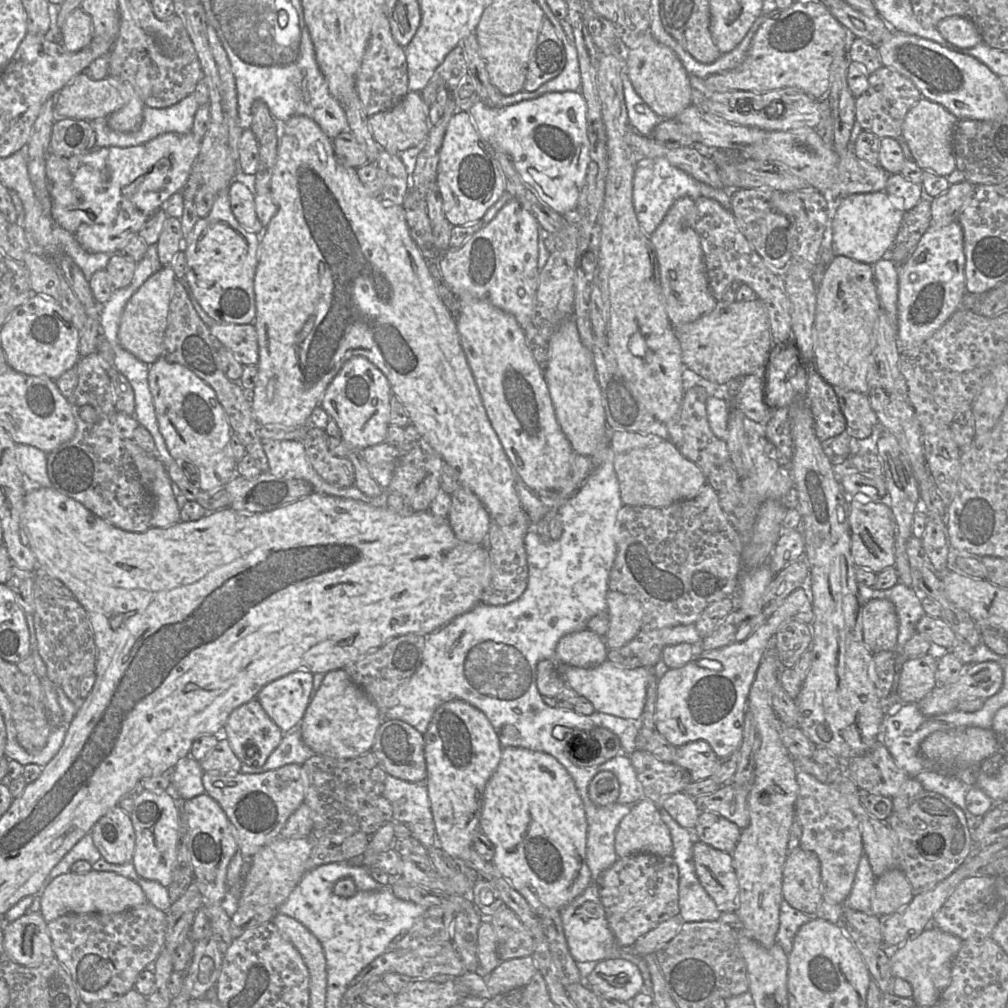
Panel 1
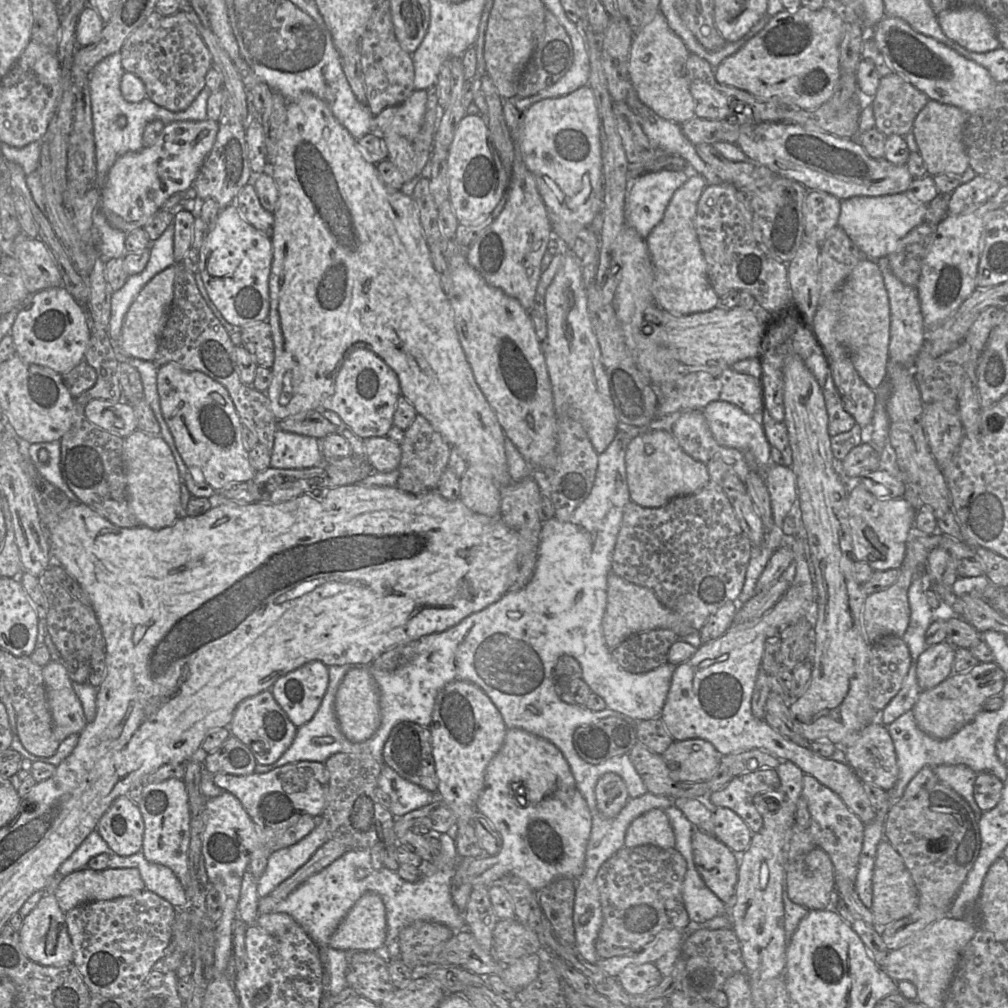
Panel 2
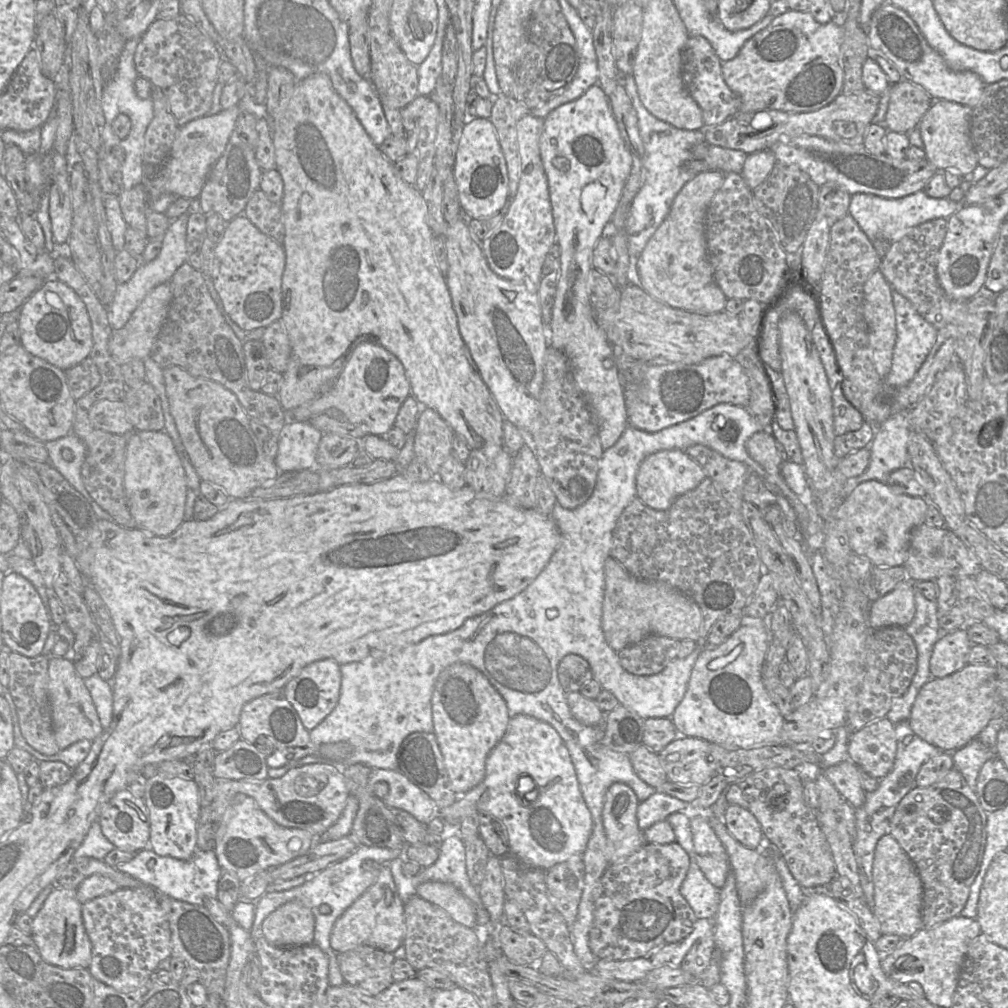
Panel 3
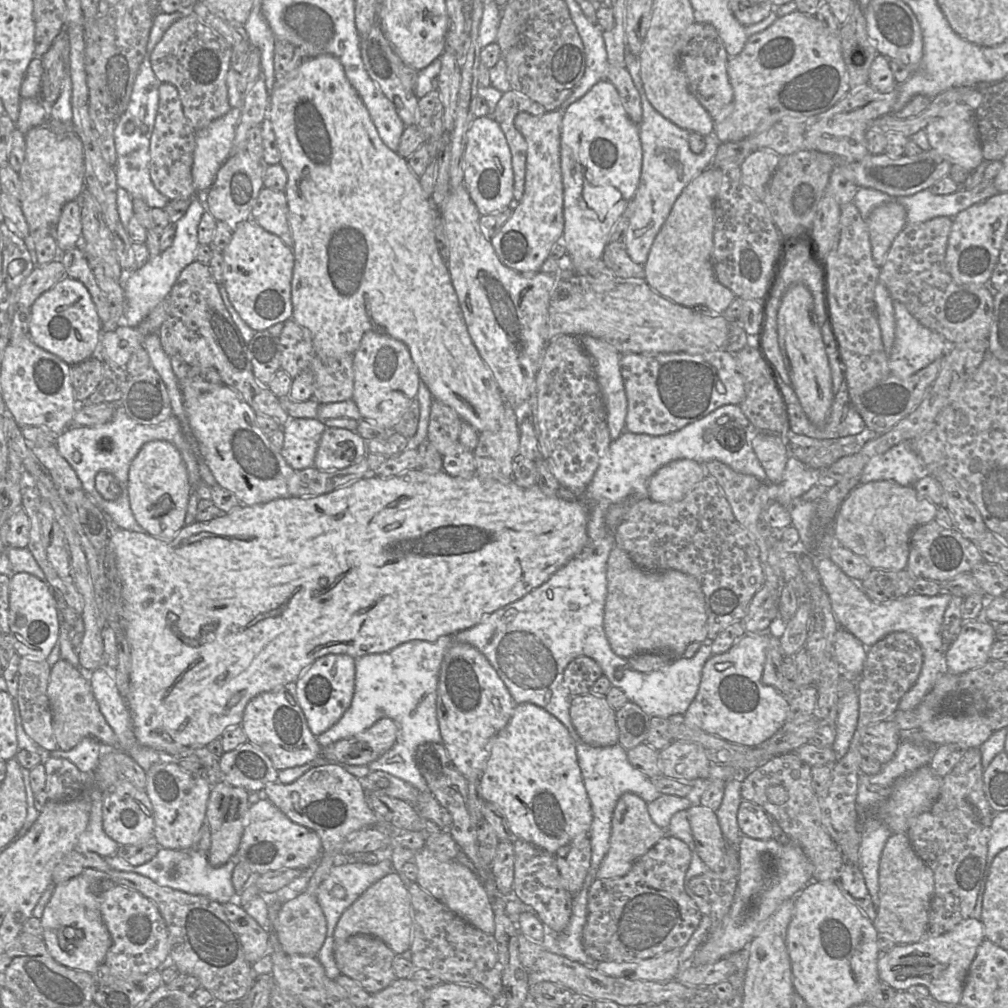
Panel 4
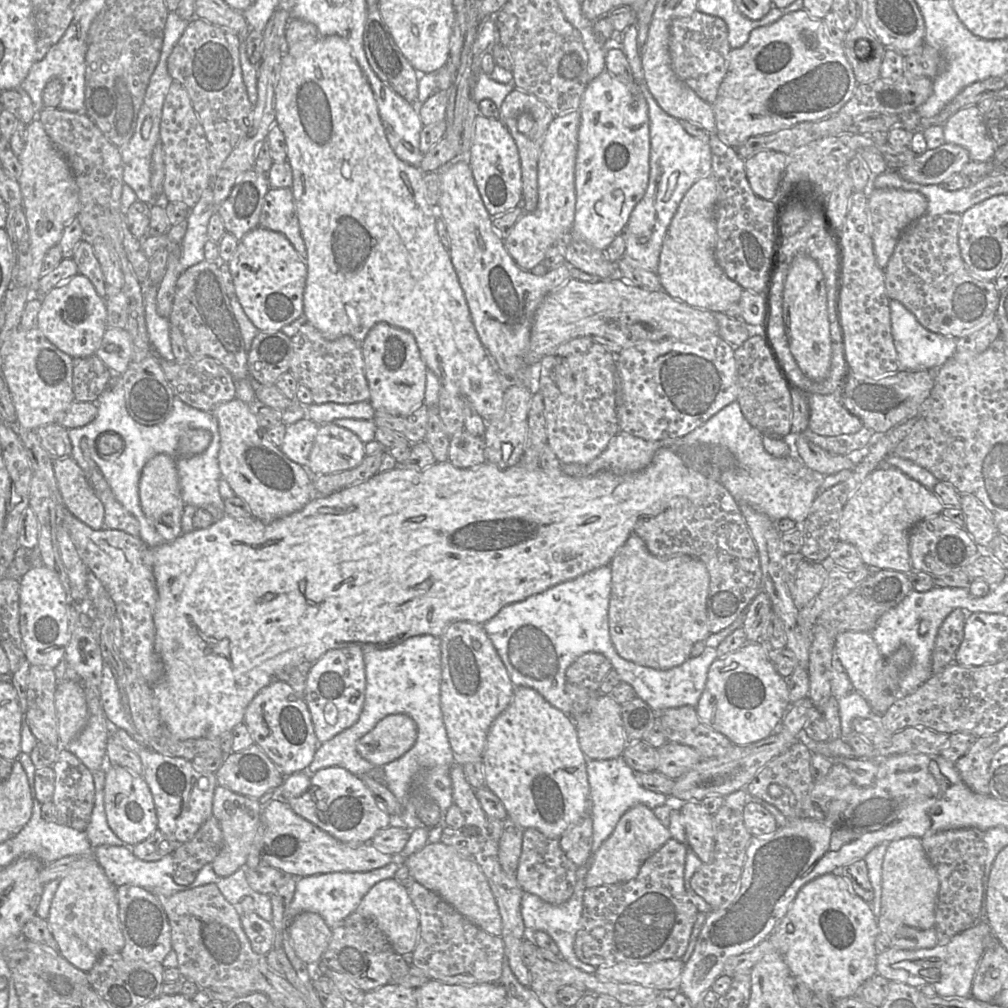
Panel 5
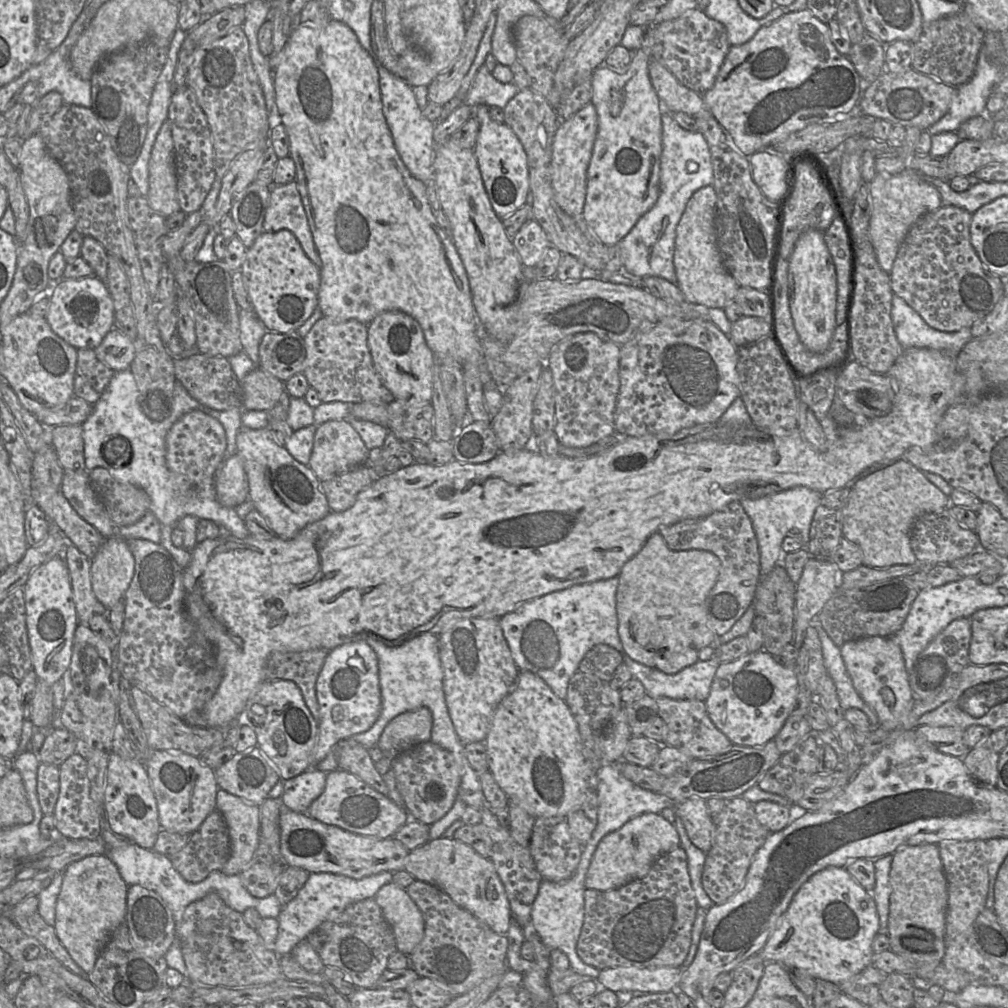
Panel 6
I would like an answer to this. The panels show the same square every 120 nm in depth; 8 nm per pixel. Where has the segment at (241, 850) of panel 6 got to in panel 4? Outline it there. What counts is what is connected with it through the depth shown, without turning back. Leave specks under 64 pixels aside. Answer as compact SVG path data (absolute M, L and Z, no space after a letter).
M218 781L212 786L207 803L206 823L211 832L211 847L207 852L209 864L220 867L235 857L245 826L248 823L249 791Z

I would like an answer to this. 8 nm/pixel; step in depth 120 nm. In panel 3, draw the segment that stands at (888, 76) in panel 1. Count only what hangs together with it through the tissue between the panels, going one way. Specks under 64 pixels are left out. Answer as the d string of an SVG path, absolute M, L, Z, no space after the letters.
M907 80L891 84L889 88L890 98L884 127L888 131L908 134L918 128L933 99L920 86Z

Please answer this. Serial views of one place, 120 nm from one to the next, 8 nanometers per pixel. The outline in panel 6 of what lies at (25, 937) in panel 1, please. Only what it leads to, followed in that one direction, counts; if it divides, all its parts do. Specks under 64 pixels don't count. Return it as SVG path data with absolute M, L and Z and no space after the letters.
M90 855L69 864L55 909L55 933L73 960L89 974L116 928L125 921L128 885L107 855Z

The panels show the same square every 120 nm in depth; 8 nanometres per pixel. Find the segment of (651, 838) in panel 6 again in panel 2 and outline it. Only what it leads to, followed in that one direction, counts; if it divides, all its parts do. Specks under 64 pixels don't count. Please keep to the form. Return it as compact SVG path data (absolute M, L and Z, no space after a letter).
M615 773L602 775L595 786L597 808L607 818L614 818L630 799L623 779Z

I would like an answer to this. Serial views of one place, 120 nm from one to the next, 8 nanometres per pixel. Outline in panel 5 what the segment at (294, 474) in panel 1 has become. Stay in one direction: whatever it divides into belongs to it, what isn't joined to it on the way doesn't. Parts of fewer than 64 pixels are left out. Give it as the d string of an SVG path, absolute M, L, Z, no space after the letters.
M308 418L286 425L284 442L279 448L290 460L307 468L318 428L319 425Z

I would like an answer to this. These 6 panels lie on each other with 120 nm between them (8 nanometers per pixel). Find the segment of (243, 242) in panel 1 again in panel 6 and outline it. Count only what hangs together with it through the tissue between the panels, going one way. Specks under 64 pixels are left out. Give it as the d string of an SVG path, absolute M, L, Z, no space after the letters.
M289 230L262 232L246 250L239 271L254 313L269 332L296 331L317 308L320 267L308 258Z

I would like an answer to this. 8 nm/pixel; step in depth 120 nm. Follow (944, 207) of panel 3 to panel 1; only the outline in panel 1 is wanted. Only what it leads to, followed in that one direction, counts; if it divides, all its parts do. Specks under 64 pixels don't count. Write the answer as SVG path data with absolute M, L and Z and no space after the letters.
M885 191L851 194L842 198L832 221L834 255L873 266L889 254L895 243L904 213L899 203Z

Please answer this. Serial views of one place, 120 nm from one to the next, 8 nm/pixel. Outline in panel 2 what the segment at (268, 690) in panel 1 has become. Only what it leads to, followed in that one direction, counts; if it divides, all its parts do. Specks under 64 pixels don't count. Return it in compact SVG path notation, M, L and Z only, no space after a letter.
M311 661L280 677L269 690L299 728L308 723L319 709L328 684L328 666L321 661Z

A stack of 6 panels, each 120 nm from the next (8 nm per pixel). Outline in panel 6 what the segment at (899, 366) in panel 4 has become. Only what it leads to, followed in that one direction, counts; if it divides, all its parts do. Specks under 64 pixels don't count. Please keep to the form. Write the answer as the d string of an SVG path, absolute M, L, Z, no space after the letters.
M896 295L892 299L891 318L896 338L903 349L930 348L957 354L973 339L969 328L956 332L941 332L931 328Z

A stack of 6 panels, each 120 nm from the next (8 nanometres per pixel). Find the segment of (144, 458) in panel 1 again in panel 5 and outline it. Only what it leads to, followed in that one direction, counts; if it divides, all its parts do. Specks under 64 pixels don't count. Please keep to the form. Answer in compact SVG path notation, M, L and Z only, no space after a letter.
M158 454L145 464L139 479L139 500L143 513L166 542L174 541L182 534L185 503L182 499L176 458Z

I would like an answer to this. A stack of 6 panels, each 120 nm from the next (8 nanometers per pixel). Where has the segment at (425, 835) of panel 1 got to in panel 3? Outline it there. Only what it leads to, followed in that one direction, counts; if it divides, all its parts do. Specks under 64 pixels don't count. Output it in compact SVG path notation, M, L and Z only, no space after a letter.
M372 769L368 779L367 791L373 793L375 785L380 781L389 785L389 794L384 800L388 808L404 810L425 825L438 816L439 807L436 803L401 772Z

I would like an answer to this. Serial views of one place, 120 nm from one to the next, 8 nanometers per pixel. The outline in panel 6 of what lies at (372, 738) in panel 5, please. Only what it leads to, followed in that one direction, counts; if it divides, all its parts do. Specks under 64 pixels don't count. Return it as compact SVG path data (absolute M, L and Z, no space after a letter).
M426 707L394 717L384 728L377 747L384 756L394 756L418 744L430 741L433 726L431 711Z

